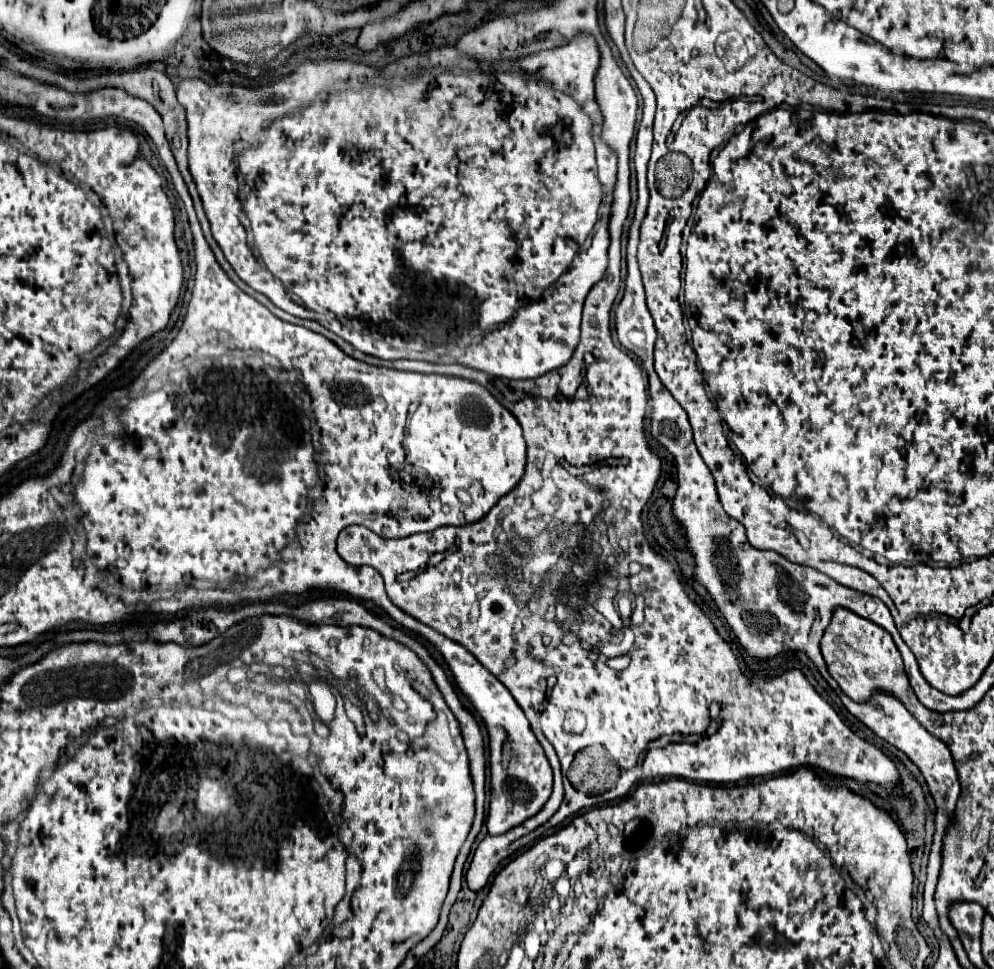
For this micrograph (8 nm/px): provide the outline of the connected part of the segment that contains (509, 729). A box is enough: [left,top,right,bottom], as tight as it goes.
[451,670,553,834]

